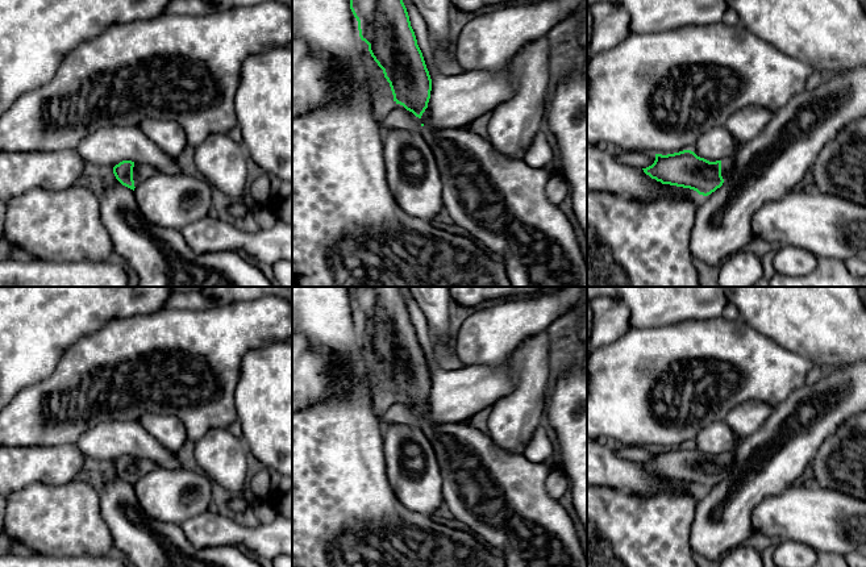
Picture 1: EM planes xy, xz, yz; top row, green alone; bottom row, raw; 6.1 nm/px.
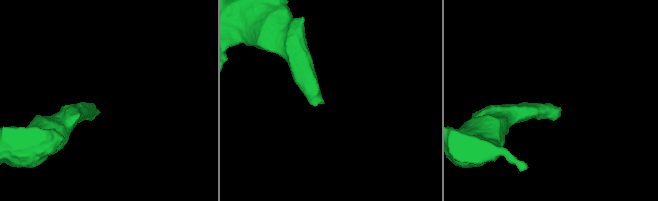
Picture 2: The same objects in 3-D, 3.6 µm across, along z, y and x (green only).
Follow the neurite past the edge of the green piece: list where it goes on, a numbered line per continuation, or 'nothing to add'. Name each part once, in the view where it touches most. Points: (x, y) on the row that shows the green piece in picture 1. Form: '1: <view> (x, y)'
1: xy (141, 172)

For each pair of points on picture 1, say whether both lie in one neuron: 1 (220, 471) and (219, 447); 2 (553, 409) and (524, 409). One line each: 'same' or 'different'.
1: same
2: different

